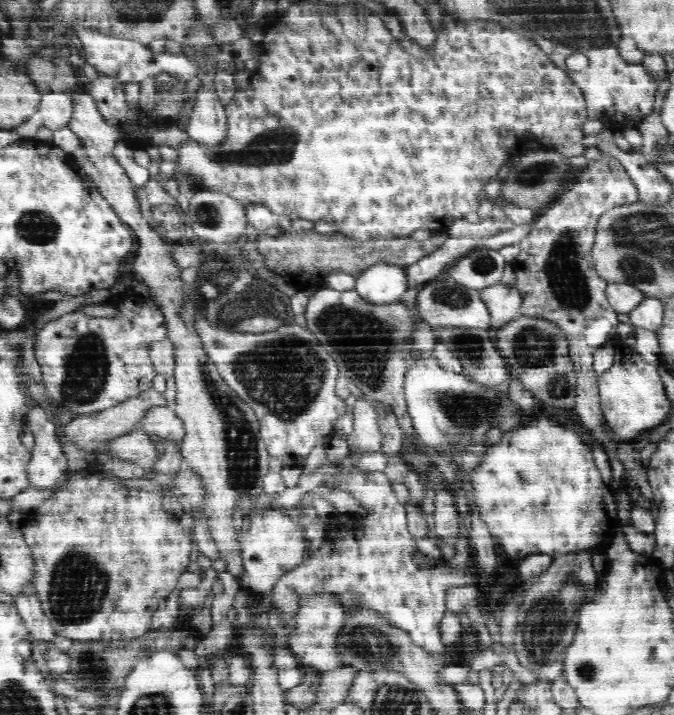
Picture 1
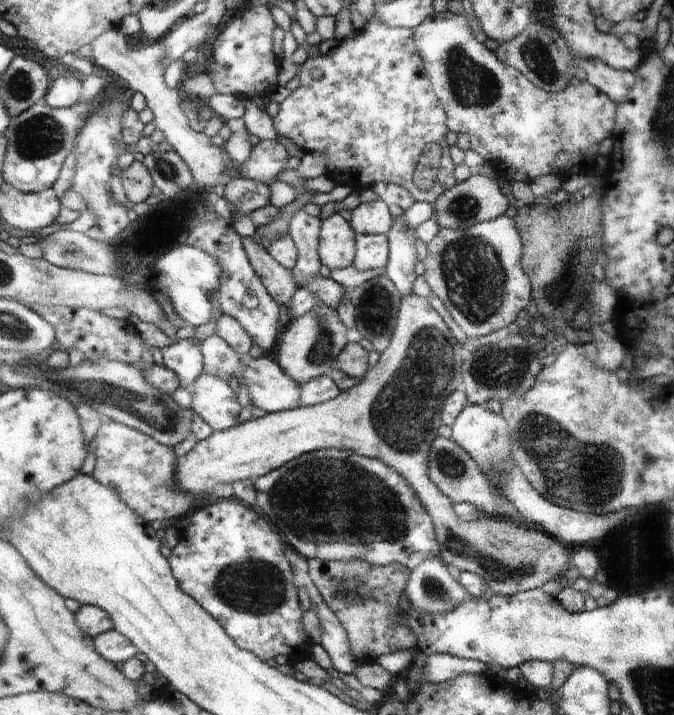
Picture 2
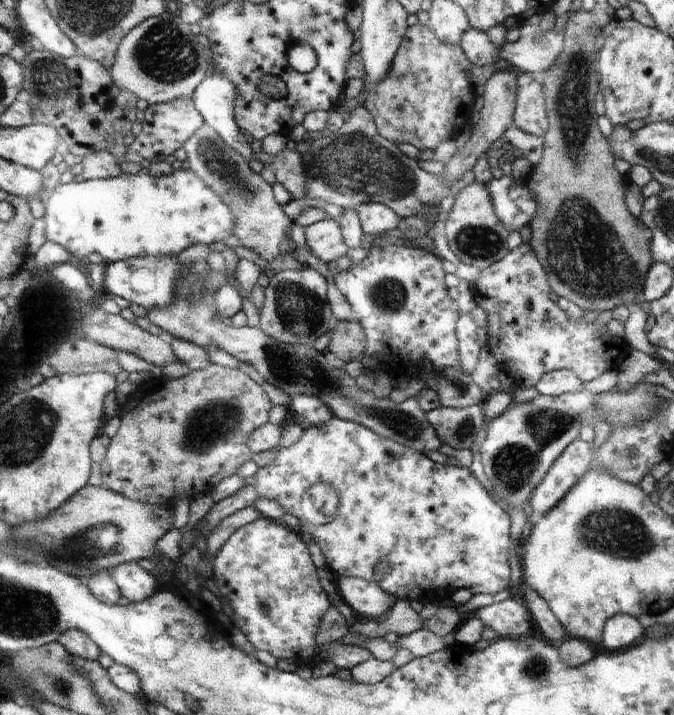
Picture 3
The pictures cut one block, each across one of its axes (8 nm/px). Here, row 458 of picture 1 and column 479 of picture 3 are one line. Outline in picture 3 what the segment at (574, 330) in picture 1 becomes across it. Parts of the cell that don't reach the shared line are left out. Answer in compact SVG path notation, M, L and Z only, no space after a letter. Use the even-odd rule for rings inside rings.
M511 598L476 610L476 617L483 622L484 627L492 628L498 636L512 636L515 639L528 634L530 615L524 604Z

